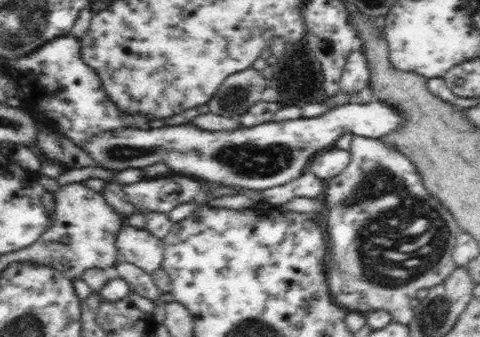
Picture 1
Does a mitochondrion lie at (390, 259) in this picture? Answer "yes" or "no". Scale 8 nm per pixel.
yes

